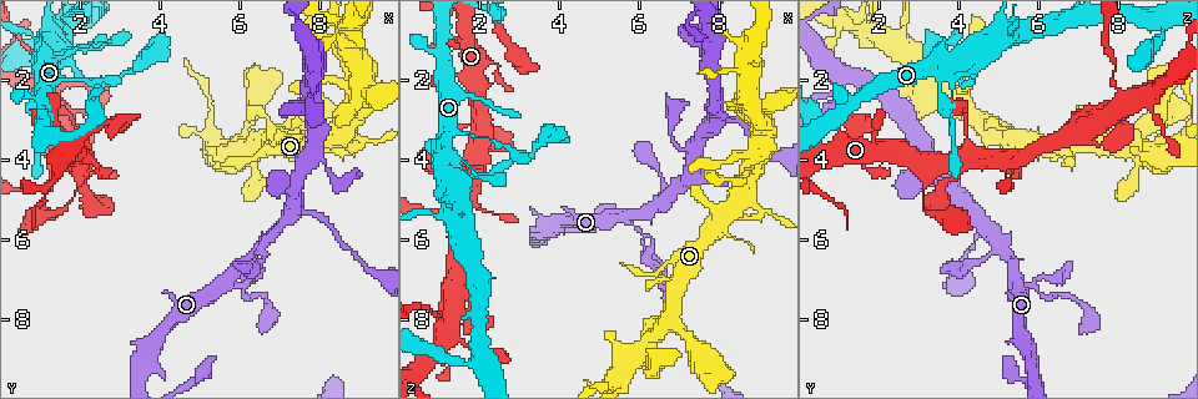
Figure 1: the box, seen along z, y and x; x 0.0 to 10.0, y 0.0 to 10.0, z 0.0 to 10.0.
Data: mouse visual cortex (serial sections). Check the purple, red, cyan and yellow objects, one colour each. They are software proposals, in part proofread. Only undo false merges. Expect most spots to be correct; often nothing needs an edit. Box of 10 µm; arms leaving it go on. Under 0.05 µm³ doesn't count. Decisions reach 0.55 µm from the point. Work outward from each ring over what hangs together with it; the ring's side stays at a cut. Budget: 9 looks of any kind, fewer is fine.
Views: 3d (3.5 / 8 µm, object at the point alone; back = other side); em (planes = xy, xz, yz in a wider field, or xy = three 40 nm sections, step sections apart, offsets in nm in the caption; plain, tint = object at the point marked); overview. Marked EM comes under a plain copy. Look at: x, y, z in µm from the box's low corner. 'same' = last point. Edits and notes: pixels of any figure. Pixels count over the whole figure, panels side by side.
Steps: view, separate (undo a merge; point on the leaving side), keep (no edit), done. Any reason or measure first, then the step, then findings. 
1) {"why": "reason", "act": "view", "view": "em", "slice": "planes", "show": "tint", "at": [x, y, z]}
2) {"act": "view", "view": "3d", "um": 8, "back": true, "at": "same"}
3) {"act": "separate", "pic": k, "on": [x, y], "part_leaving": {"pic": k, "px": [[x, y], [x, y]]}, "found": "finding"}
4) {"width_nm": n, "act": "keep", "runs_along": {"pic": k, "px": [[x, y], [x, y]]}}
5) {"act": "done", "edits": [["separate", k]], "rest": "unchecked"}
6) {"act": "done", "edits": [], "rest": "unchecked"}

{"why": "sharp bend", "act": "view", "view": "3d", "um": 3.5, "at": [1.80, 5.00, 3.20]}

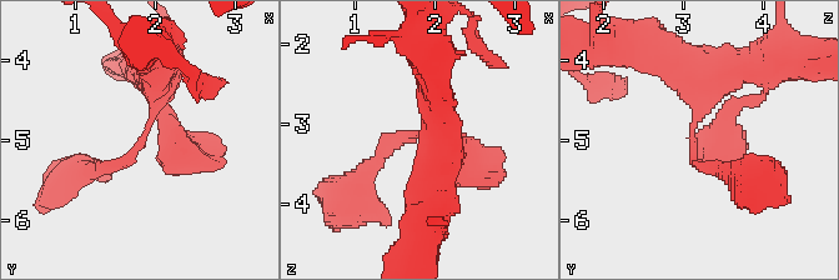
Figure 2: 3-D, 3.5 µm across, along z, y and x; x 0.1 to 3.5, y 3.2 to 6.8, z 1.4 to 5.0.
{"arm_widths_nm": [200, 400], "act": "view", "view": "em", "slice": "xy", "step": 5, "show": "tint", "at": [1.85, 5.00, 3.15]}

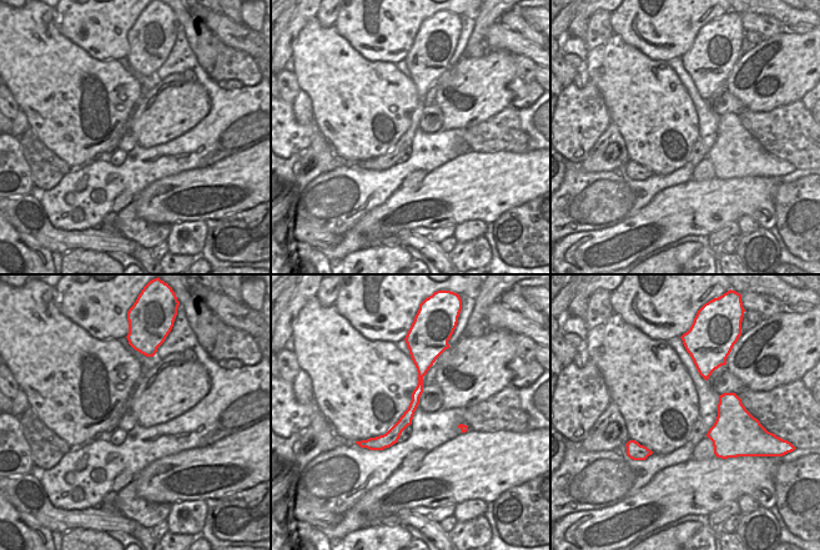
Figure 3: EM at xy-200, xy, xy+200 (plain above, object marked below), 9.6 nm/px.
{"act": "keep", "runs_along": {"pic": 2, "px": [[162, 68], [144, 141], [120, 164], [85, 171]]}, "found": "one cell here"}

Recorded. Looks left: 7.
{"why": "looks like a crossing", "act": "view", "view": "em", "slice": "xy", "step": 1, "show": "tint", "at": [1.20, 2.50, 8.45]}

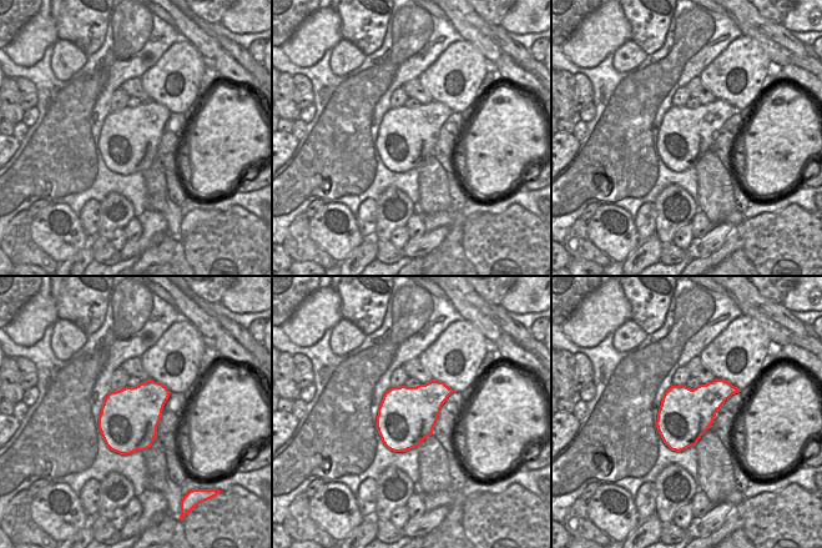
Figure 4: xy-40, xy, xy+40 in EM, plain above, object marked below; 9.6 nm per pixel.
{"act": "view", "view": "3d", "um": 3.5, "at": "same"}

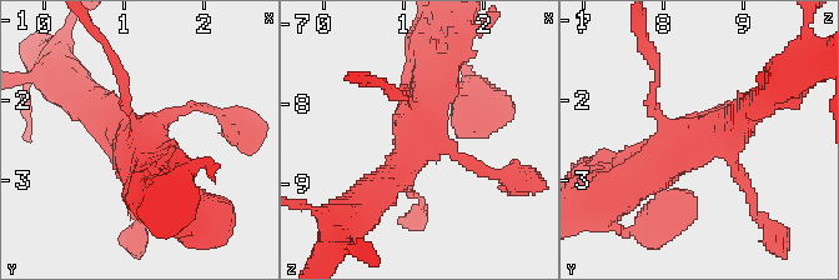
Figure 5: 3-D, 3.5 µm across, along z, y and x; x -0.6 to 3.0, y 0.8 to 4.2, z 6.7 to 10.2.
{"act": "keep", "runs_along": {"pic": 5, "px": [[632, 180], [757, 103]]}, "found": "continuous, no second cell"}

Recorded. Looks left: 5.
{"why": "small branch off a trunk", "act": "view", "view": "3d", "um": 3.5, "at": [7.35, 5.35, 4.30]}

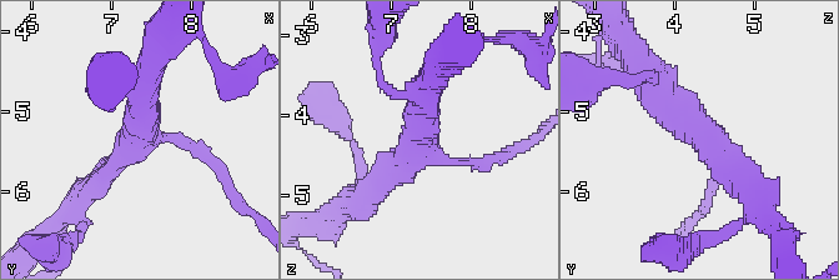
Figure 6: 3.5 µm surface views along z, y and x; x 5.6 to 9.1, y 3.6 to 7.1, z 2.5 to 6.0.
{"arms": 3, "arm_widths_nm": [150, 300, 400], "why": "shape alone is not enough", "act": "view", "view": "em", "slice": "xy", "step": 3, "show": "tint", "at": [7.30, 5.30, 4.40]}

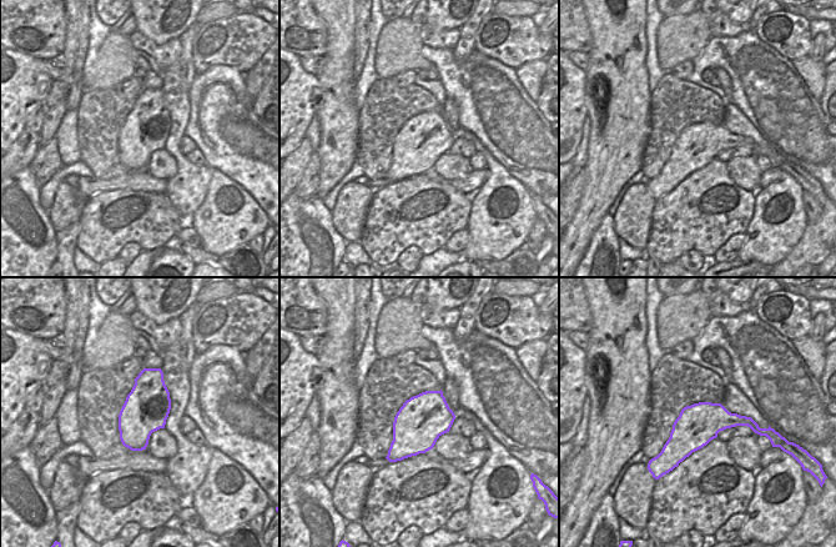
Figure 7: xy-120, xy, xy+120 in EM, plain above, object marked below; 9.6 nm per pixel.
{"why": "cut it another way", "act": "view", "view": "em", "slice": "xy", "step": 5, "show": "tint", "at": "same"}

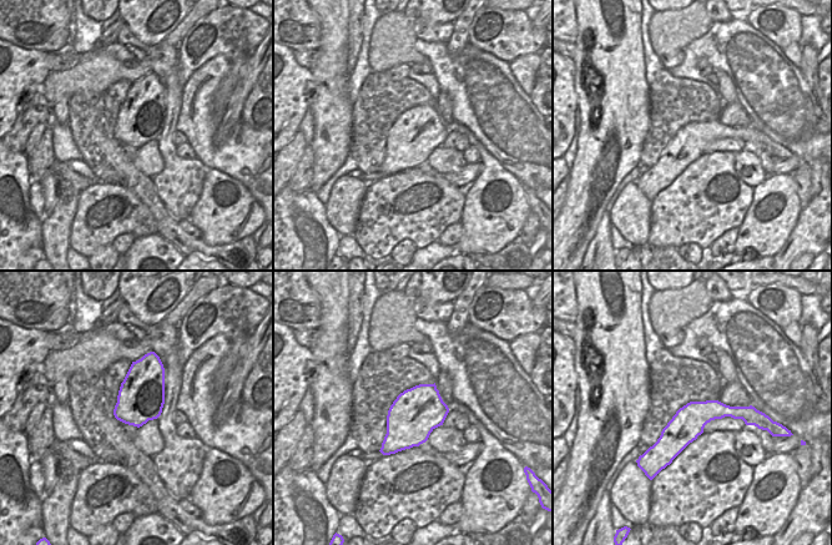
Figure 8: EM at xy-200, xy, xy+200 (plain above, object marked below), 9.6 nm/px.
{"act": "keep", "runs_along": {"pic": 6, "px": [[753, 190], [648, 74]]}, "found": "continuous, no second cell"}

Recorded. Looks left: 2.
{"why": "narrows sharply", "act": "view", "view": "3d", "um": 3.5, "at": [8.65, 2.20, 3.85]}

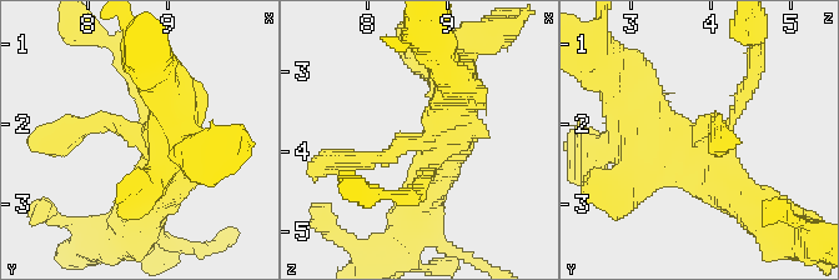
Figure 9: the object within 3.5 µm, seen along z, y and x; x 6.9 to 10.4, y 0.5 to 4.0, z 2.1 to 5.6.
{"why": "shape alone is not enough", "act": "view", "view": "em", "slice": "xy", "step": 2, "show": "tint", "at": [8.75, 2.20, 3.90]}

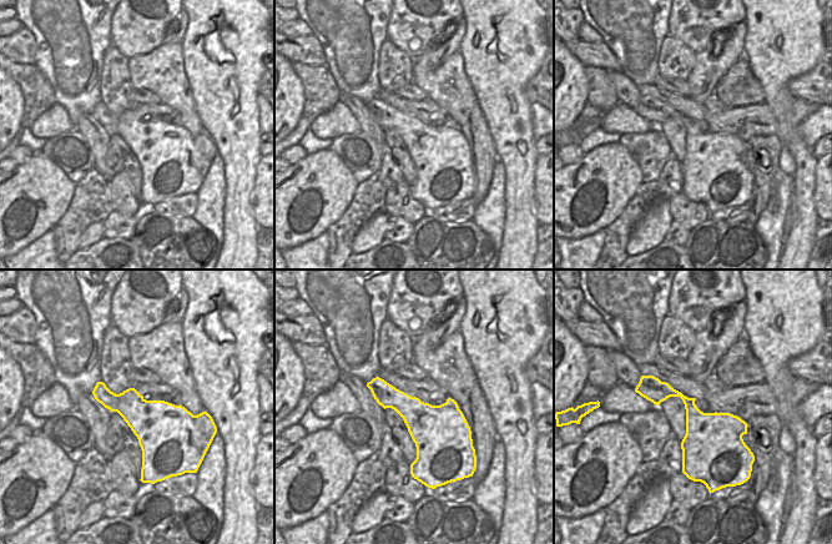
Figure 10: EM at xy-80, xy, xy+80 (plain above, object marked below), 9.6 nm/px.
{"act": "keep", "runs_along": {"pic": 9, "px": [[722, 184], [677, 154], [607, 69]]}, "found": "continuous, no second cell"}

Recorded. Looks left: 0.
{"act": "done", "edits": [], "rest": "unchecked"}

